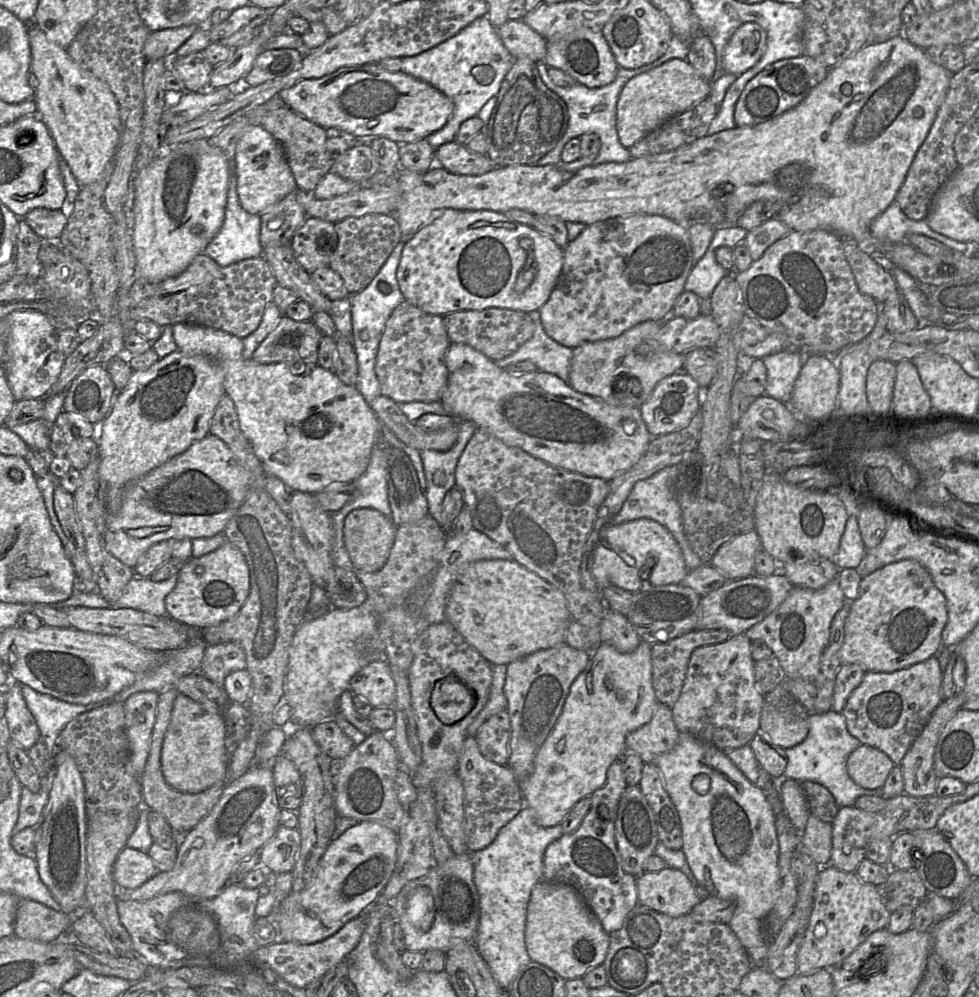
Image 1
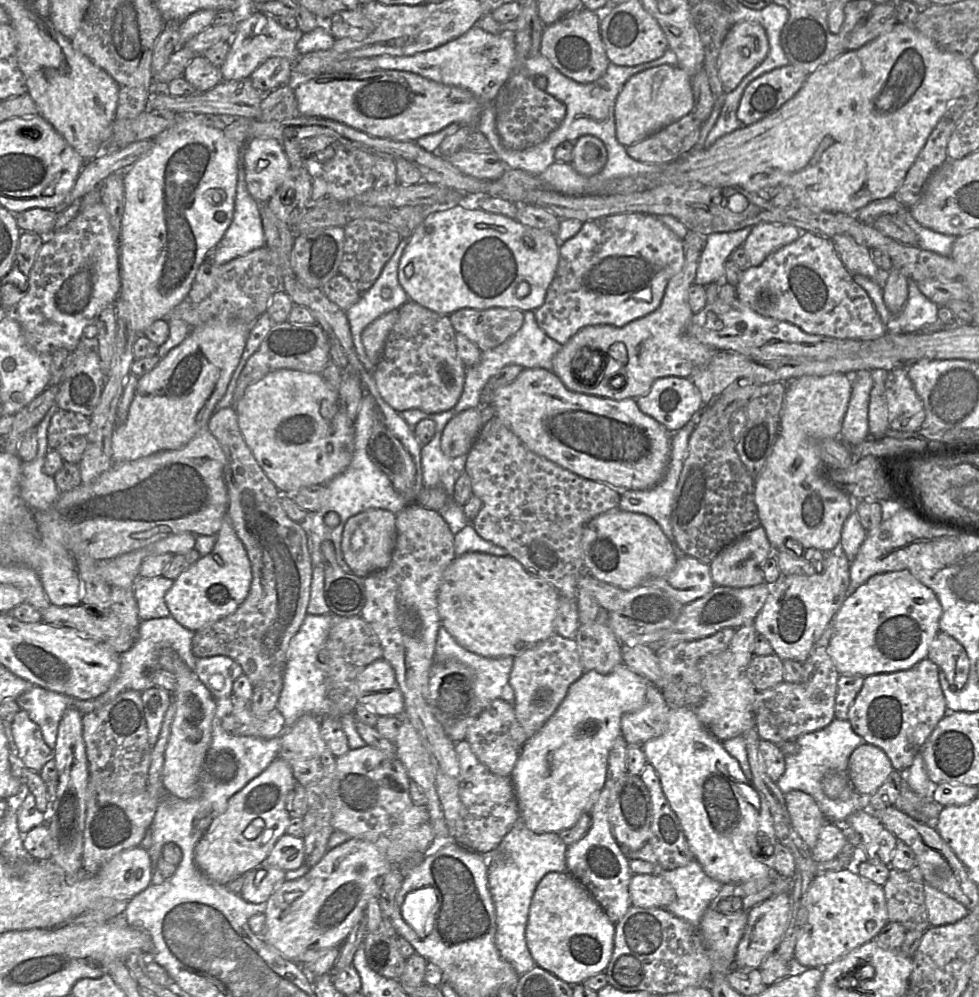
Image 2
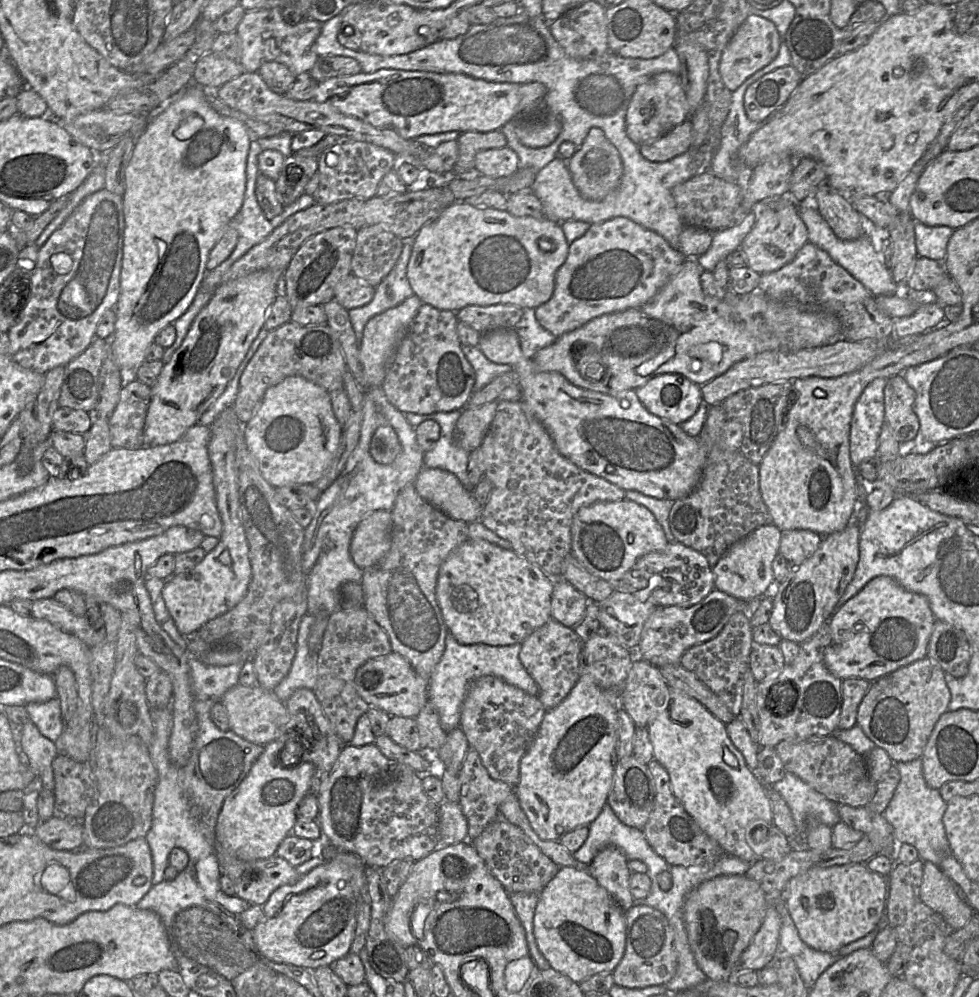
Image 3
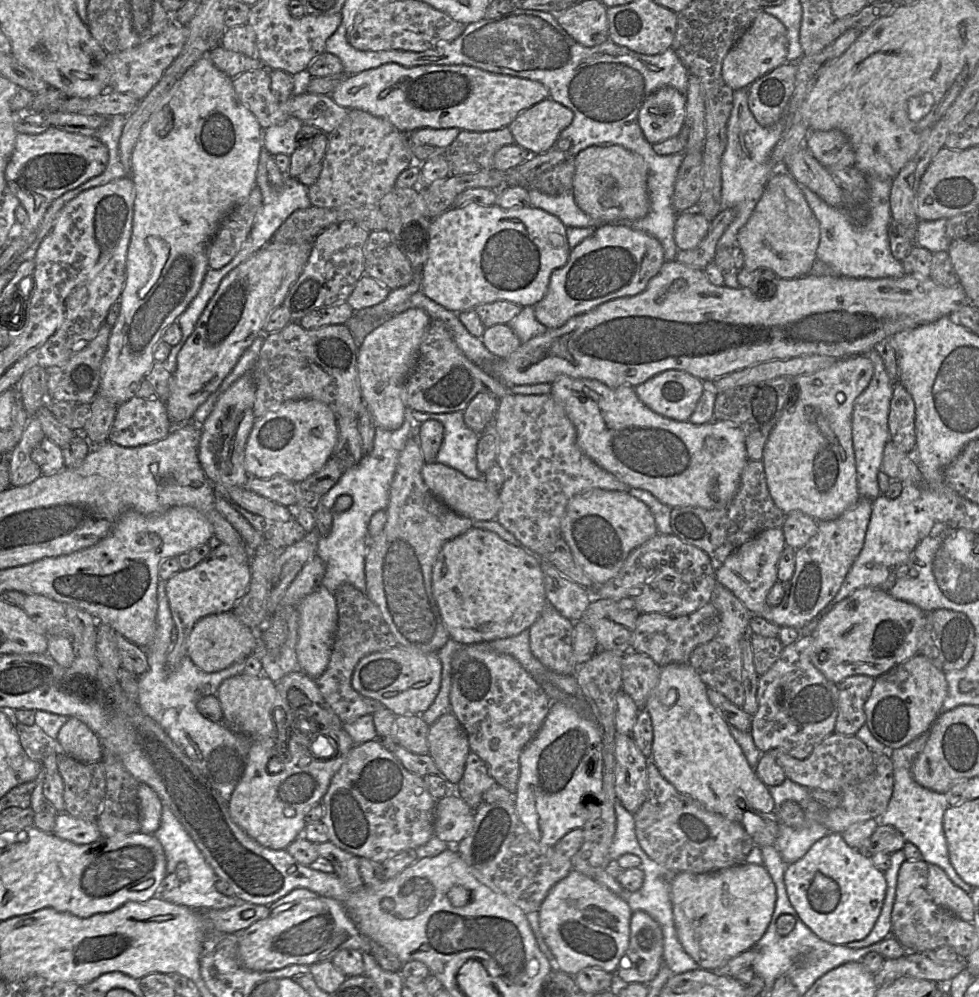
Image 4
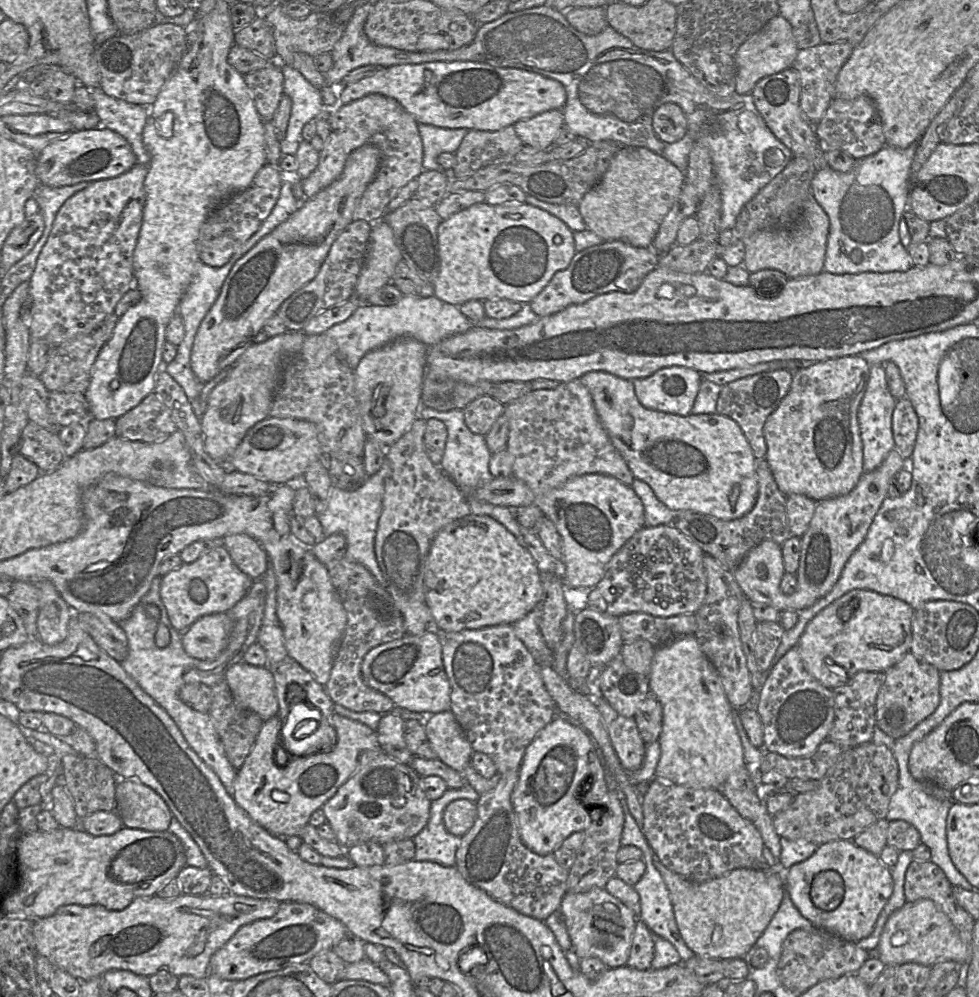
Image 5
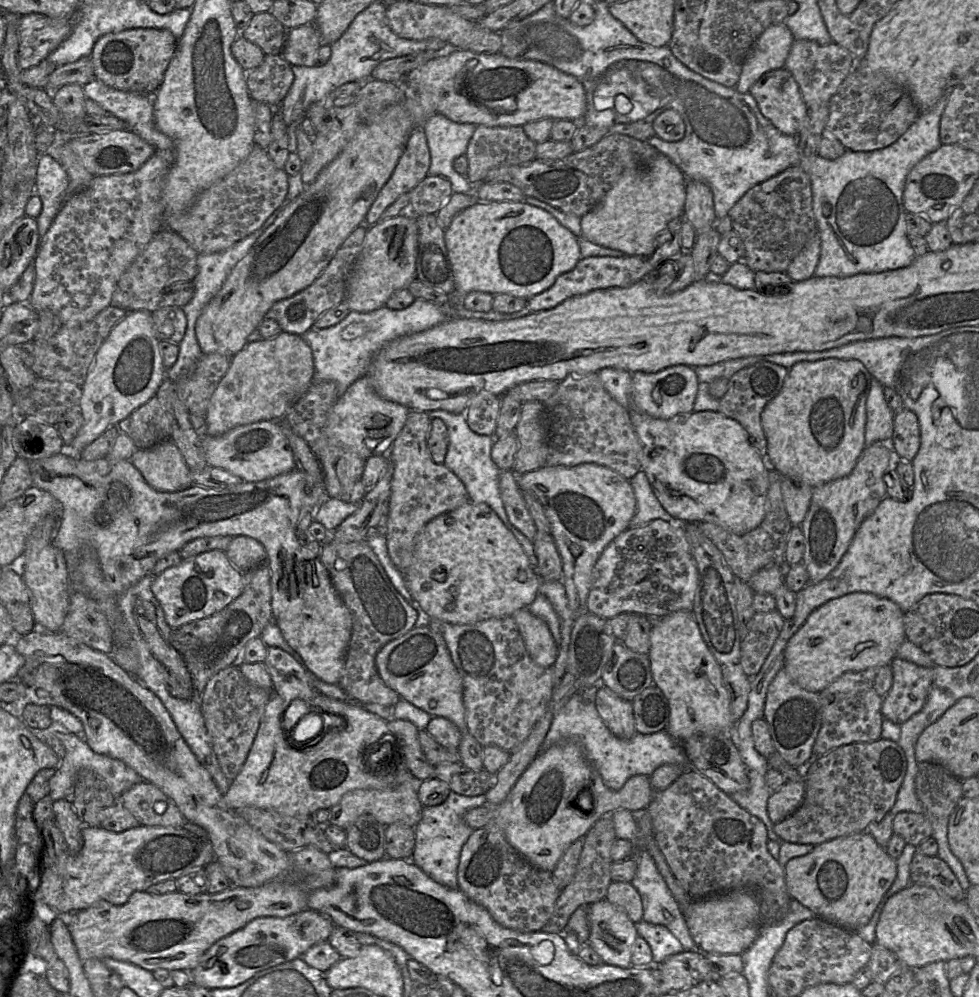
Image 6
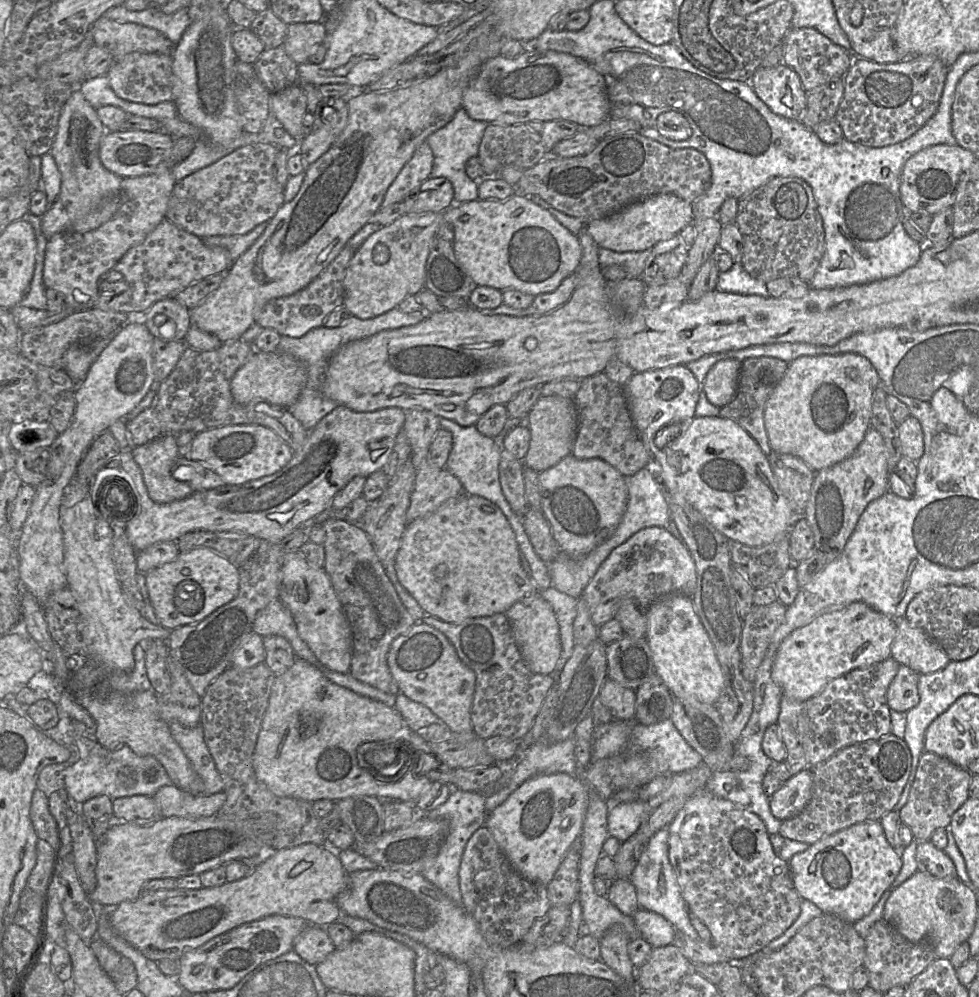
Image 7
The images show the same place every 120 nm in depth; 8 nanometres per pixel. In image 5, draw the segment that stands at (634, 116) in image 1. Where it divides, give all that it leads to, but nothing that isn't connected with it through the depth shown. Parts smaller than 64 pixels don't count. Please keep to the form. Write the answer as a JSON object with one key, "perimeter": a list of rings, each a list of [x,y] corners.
{"perimeter":[[[665,103],[653,114],[652,126],[656,136],[665,144],[679,141],[687,132],[687,119],[675,103]]]}

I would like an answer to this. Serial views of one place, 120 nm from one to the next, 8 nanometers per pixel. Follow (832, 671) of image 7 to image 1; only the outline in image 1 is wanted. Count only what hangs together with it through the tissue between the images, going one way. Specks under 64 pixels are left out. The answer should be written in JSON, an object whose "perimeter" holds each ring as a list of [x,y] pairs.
{"perimeter":[[[914,560],[888,564],[862,578],[857,597],[849,602],[844,641],[839,651],[842,664],[859,664],[867,672],[894,672],[936,655],[942,646],[942,631],[948,620],[947,603],[930,573]]]}

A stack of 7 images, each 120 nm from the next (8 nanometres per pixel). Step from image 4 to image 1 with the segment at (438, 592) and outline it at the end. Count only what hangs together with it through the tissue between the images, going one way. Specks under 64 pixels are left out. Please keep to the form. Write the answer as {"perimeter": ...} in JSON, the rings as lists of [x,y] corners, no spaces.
{"perimeter":[[[491,559],[475,561],[461,571],[447,599],[445,620],[491,665],[508,665],[535,651],[564,643],[572,616],[563,593],[552,584],[515,560]]]}

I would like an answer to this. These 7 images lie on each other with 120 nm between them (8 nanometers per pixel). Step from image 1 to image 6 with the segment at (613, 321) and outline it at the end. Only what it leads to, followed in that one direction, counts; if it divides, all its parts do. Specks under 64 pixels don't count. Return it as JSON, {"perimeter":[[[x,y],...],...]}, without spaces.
{"perimeter":[[[603,256],[581,258],[575,268],[560,275],[555,283],[544,292],[533,296],[527,302],[531,312],[549,310],[574,296],[587,294],[594,290],[613,287],[627,288],[645,279],[648,274],[648,264],[645,257],[640,256]]]}

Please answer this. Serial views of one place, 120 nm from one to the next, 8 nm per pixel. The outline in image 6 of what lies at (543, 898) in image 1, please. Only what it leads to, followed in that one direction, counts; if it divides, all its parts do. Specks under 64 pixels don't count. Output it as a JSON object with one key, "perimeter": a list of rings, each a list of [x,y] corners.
{"perimeter":[[[603,899],[587,906],[590,935],[587,943],[603,963],[627,968],[638,937],[636,924],[624,910]]]}

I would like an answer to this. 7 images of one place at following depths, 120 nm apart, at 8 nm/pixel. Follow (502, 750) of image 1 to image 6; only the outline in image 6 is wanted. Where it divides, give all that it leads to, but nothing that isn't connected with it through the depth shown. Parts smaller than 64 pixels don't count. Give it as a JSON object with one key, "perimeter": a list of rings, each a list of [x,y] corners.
{"perimeter":[[[422,616],[423,624],[444,638],[463,686],[465,720],[482,747],[497,746],[512,752],[529,736],[552,697],[552,669],[535,664],[515,620],[492,618],[475,624],[451,624]]]}

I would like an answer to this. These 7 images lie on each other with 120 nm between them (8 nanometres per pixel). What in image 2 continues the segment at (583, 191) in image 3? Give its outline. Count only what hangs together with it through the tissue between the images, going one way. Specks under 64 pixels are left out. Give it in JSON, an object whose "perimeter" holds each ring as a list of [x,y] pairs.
{"perimeter":[[[583,135],[574,143],[571,165],[580,175],[590,177],[598,174],[607,162],[604,143],[593,135]]]}

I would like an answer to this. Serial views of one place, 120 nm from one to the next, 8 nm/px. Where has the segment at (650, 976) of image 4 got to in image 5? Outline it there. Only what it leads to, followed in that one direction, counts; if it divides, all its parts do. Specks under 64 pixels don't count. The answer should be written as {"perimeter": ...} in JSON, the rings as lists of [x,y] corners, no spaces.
{"perimeter":[[[640,919],[637,920],[626,966],[637,970],[651,968],[654,957],[653,932]]]}

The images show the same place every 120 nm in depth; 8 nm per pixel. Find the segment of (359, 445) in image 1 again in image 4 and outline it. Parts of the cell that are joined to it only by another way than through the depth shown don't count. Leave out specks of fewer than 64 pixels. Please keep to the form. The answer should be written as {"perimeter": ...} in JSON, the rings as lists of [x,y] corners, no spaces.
{"perimeter":[[[314,399],[286,401],[256,419],[246,442],[245,469],[251,477],[259,479],[283,477],[291,482],[300,483],[326,464],[333,455],[337,439],[336,416],[326,404]]]}

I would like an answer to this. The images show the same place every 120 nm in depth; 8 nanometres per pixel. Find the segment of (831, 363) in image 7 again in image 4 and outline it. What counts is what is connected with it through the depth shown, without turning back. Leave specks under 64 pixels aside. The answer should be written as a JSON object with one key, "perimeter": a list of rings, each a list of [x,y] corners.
{"perimeter":[[[867,355],[836,360],[829,367],[793,378],[793,394],[764,445],[763,458],[767,487],[784,514],[801,511],[817,522],[840,517],[860,498],[852,441],[852,413],[856,398],[866,389],[874,373]]]}

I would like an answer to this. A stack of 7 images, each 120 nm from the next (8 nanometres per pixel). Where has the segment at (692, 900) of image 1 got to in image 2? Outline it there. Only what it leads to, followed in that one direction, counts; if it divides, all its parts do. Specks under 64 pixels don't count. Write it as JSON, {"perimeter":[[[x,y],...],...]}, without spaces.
{"perimeter":[[[636,874],[629,884],[632,905],[641,908],[666,908],[676,900],[672,885],[658,874]]]}

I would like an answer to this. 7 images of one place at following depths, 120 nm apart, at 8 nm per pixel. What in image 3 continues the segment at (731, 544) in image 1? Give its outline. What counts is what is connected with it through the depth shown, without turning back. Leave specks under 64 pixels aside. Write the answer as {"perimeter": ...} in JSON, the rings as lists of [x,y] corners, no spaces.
{"perimeter":[[[774,524],[763,525],[733,544],[712,568],[715,589],[739,600],[754,602],[768,593],[775,580],[772,562],[779,553],[781,531]]]}

